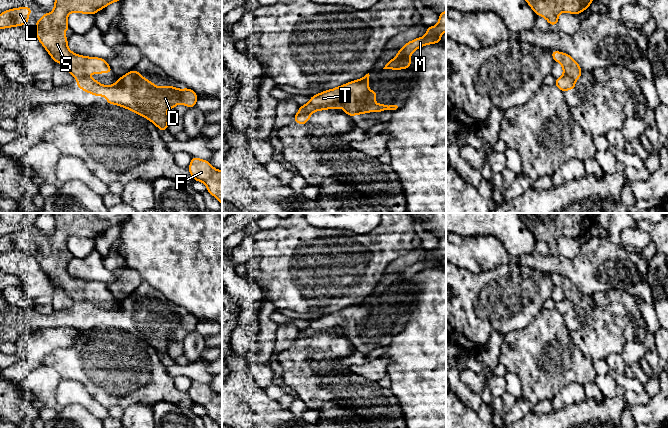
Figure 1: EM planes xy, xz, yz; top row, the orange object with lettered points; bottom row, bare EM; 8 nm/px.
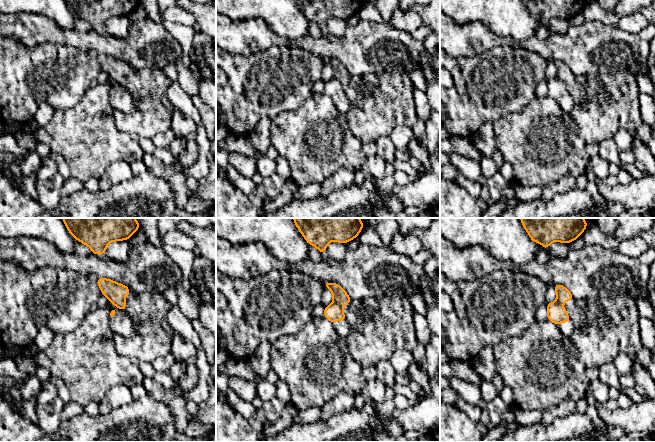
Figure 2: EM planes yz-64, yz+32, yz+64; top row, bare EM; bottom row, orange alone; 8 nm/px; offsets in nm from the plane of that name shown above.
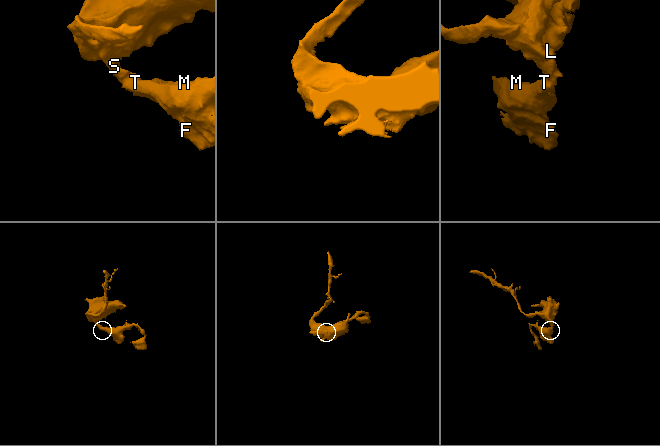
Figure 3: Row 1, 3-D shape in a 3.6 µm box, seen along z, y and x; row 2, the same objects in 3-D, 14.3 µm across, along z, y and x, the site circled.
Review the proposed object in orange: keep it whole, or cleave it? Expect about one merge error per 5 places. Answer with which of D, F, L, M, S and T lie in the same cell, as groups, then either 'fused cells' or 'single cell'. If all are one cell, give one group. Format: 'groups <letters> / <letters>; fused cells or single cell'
groups D F M T / L S; fused cells

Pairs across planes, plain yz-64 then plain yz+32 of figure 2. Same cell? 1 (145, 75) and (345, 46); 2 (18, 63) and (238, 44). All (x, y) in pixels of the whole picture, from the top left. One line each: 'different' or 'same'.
1: different
2: different

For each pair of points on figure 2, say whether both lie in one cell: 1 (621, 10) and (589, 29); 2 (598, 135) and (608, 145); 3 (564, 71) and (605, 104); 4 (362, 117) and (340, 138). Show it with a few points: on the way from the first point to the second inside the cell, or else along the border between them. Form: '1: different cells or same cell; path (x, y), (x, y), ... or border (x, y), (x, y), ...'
1: different cells; border (585, 19), (600, 21), (617, 27)
2: different cells; border (611, 137), (606, 137), (598, 143)
3: same cell; path (573, 81), (595, 102)
4: different cells; border (342, 114), (352, 133), (362, 143)

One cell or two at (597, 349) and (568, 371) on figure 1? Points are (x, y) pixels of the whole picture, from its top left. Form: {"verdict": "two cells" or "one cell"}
{"verdict": "two cells"}

